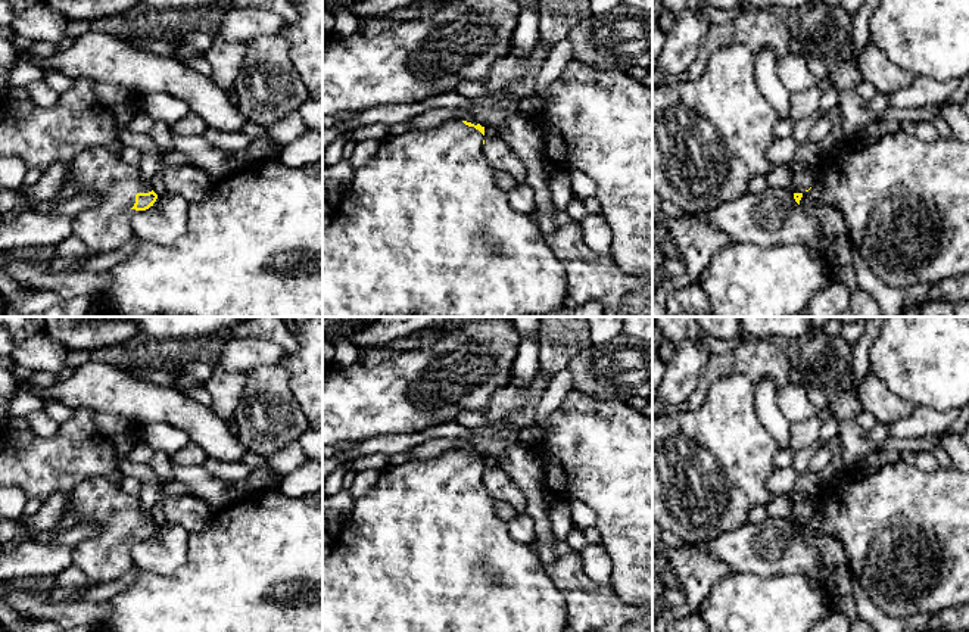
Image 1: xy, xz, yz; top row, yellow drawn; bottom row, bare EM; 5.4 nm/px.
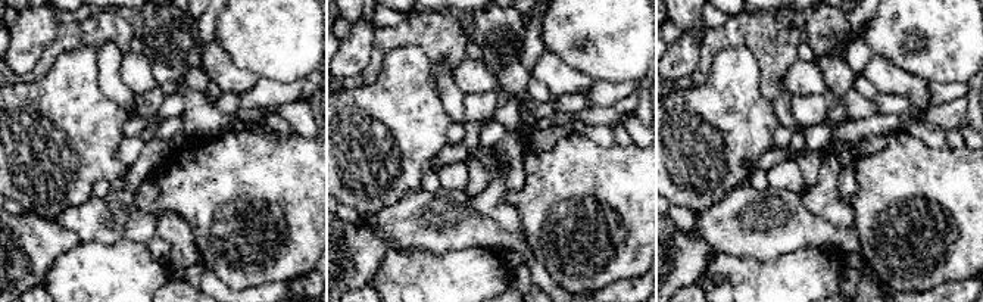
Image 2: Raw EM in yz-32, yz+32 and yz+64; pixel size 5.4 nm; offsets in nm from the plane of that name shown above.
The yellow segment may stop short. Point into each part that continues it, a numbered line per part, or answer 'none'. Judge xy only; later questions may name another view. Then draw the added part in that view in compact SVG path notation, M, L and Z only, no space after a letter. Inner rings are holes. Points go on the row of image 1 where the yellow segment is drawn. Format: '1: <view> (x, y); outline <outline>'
1: xy (105, 227); outline M97 147L77 155L66 180L74 181L80 192L102 197L96 206L80 211L72 224L72 234L84 242L88 253L121 249L135 237L127 212L137 193L153 190L138 168L128 165L121 155Z

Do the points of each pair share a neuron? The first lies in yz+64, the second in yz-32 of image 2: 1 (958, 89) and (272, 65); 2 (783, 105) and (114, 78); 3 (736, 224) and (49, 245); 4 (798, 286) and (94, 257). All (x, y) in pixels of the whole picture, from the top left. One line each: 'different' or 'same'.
1: different
2: same
3: different
4: same

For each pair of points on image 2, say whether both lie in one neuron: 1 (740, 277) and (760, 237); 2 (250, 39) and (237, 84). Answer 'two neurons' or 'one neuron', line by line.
1: two neurons
2: two neurons

